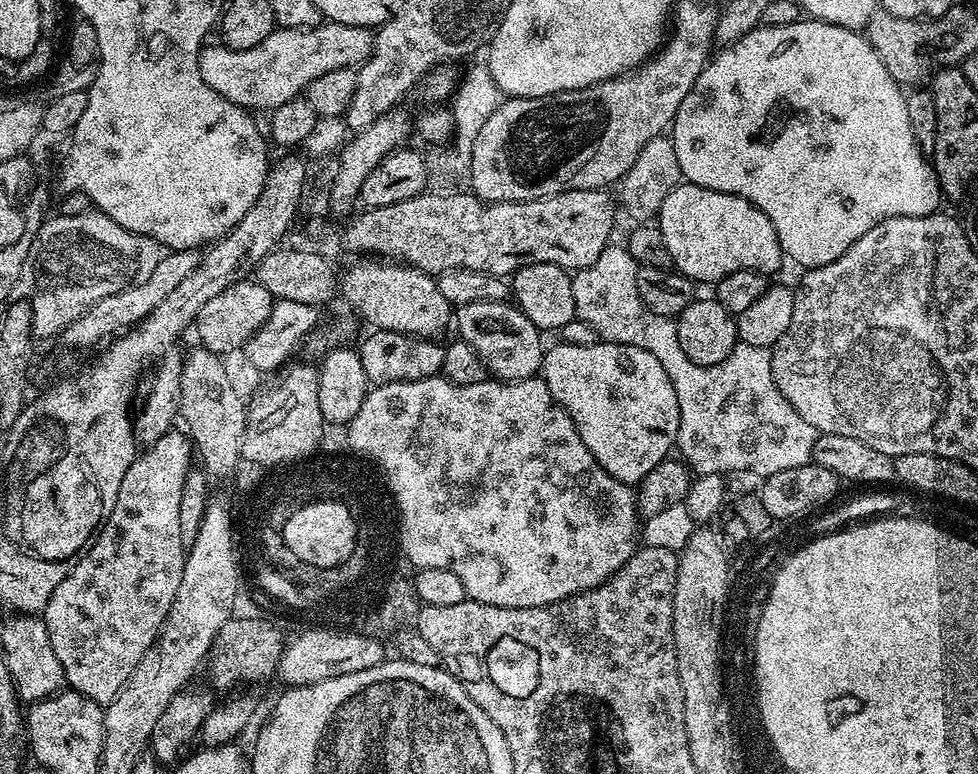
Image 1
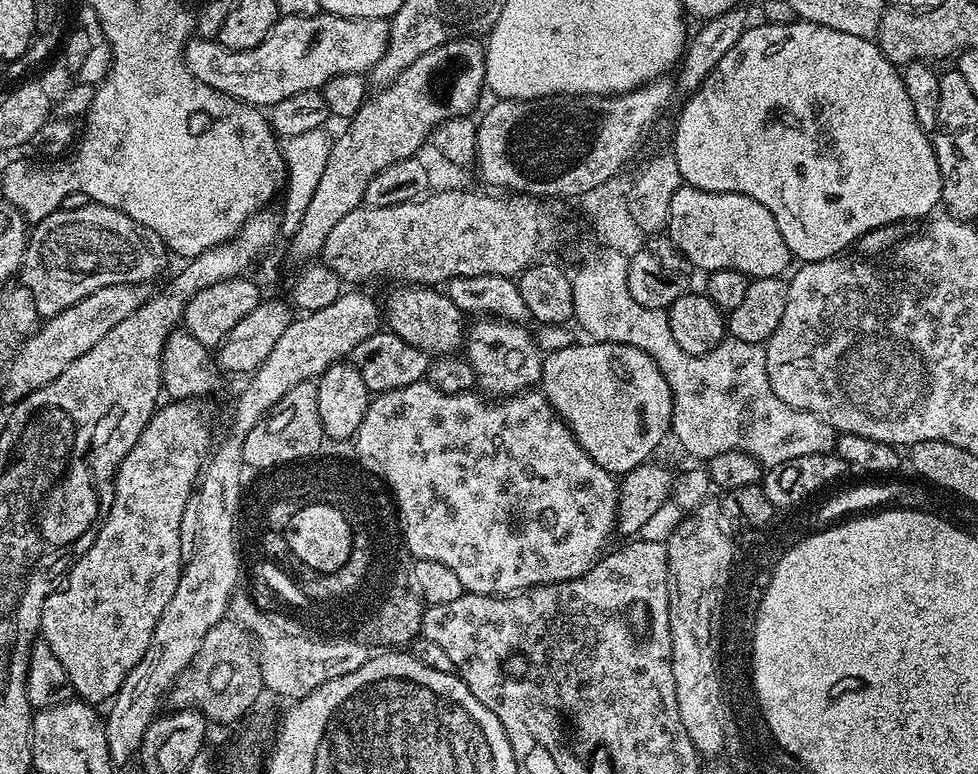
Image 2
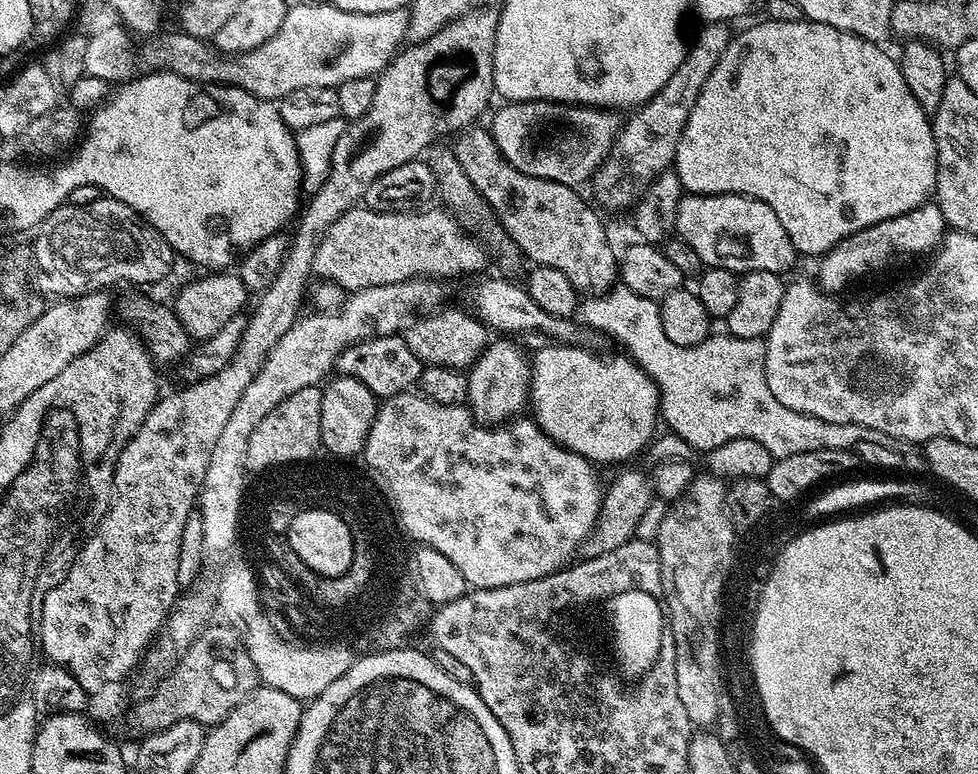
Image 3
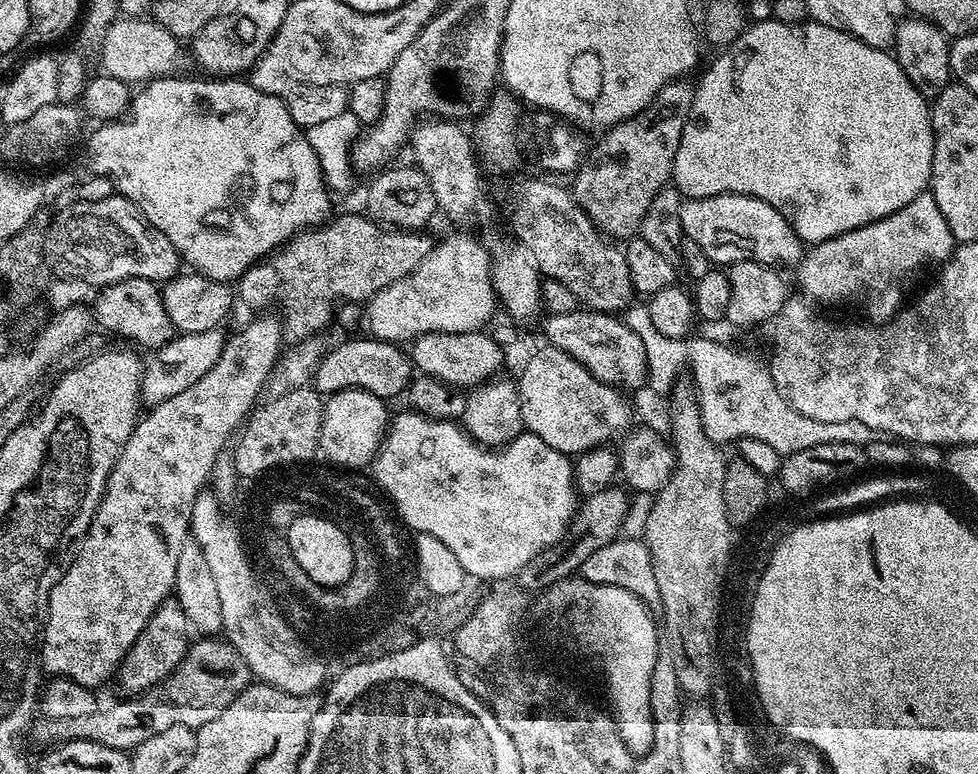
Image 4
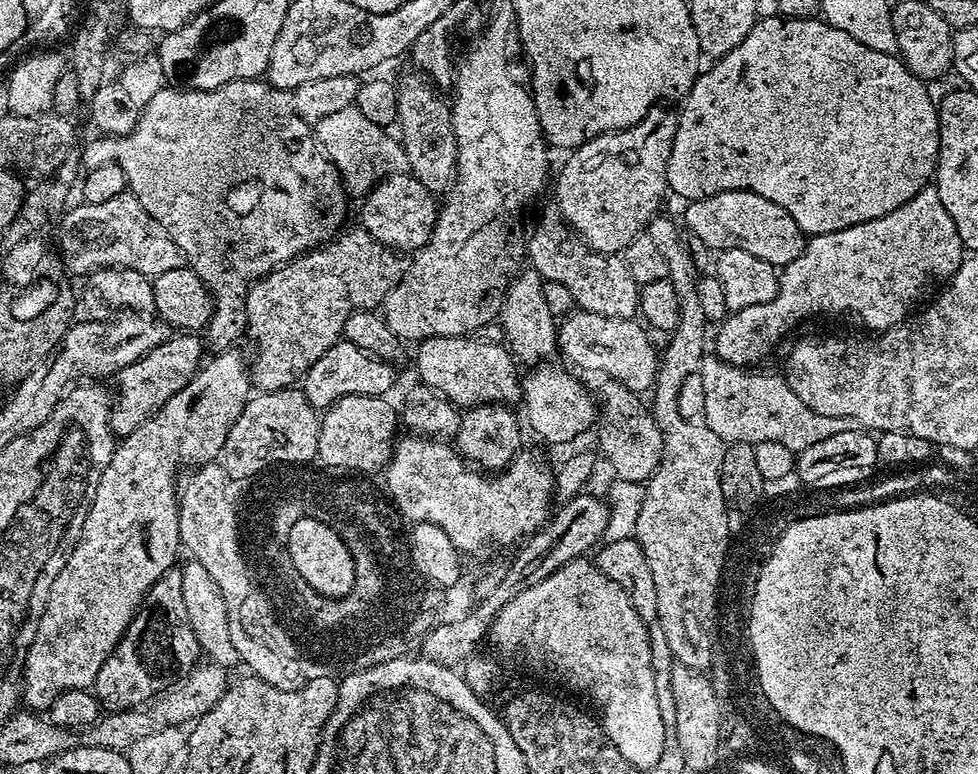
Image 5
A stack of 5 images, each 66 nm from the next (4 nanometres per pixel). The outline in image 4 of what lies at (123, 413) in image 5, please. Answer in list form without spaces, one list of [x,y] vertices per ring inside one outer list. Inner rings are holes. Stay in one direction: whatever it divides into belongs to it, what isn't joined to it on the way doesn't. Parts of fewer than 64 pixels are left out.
[[[211,328],[201,332],[181,332],[173,336],[170,342],[166,342],[158,349],[151,353],[152,357],[147,357],[144,373],[140,379],[140,398],[145,405],[151,406],[160,404],[166,398],[174,398],[174,394],[182,394],[182,390],[190,390],[198,378],[203,378],[210,370],[214,370],[214,362],[224,352],[224,343],[226,341],[225,333],[220,328]]]

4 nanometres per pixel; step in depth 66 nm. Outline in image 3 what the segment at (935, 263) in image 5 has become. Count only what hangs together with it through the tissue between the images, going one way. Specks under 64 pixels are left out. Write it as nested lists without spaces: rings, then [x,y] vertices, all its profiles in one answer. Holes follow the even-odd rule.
[[[929,202],[910,210],[906,214],[898,214],[898,218],[886,218],[886,222],[878,222],[874,226],[866,226],[853,236],[838,242],[830,251],[819,257],[820,276],[818,283],[825,292],[843,293],[847,284],[855,282],[859,276],[868,276],[879,268],[884,268],[895,256],[920,256],[939,248],[940,241],[946,235],[946,225],[942,218],[942,210]]]

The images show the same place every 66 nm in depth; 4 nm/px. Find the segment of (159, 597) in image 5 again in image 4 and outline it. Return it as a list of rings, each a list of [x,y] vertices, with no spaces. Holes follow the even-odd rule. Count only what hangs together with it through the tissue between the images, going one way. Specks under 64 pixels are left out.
[[[175,598],[163,600],[120,663],[118,681],[124,691],[121,693],[139,694],[174,672],[189,650],[188,632],[190,633],[190,625],[179,602]]]

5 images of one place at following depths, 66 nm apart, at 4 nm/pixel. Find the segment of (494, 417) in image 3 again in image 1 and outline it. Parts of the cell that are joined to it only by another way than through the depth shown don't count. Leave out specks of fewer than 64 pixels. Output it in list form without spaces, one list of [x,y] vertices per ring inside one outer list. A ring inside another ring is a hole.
[[[479,300],[459,305],[454,312],[455,335],[480,355],[480,361],[495,379],[505,382],[533,379],[542,368],[541,333],[521,314],[519,308],[504,303]]]

